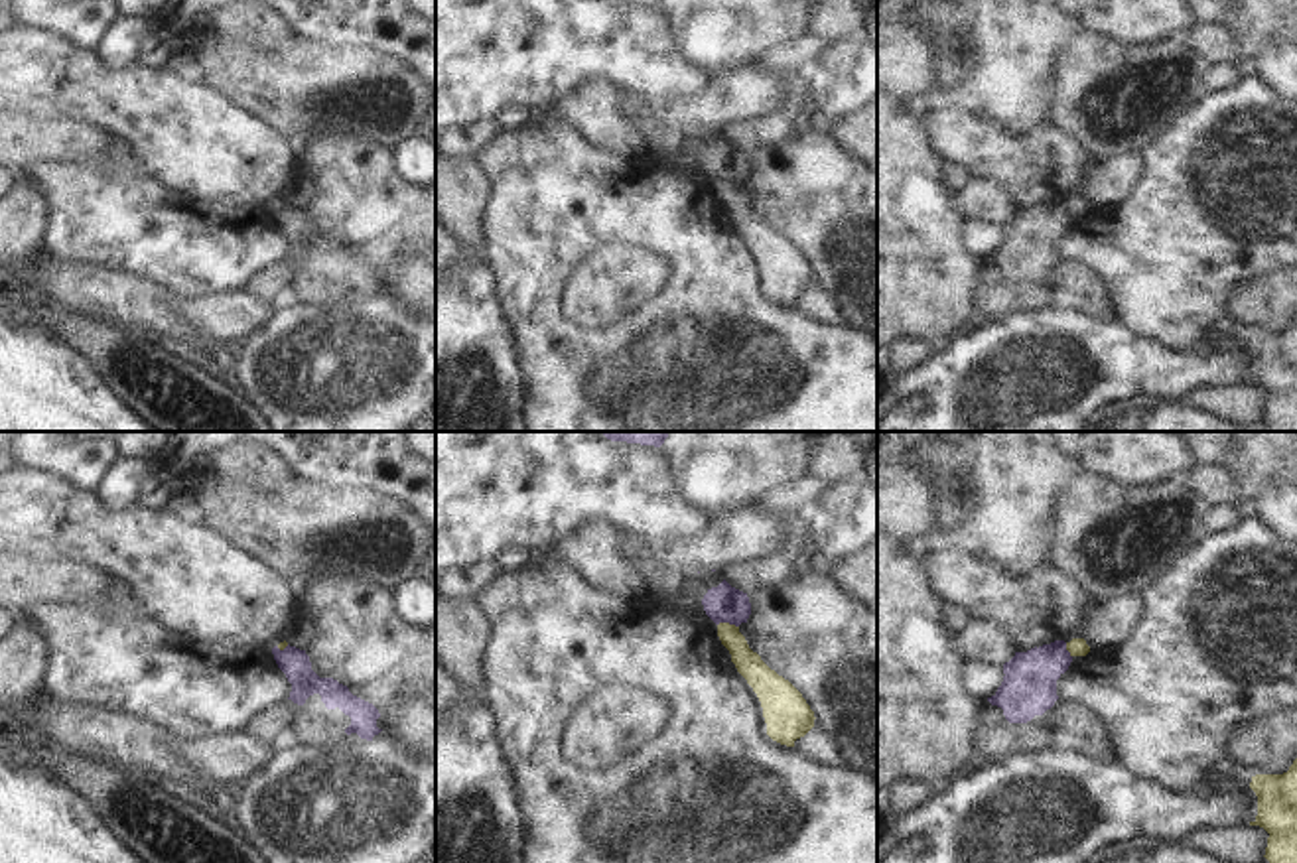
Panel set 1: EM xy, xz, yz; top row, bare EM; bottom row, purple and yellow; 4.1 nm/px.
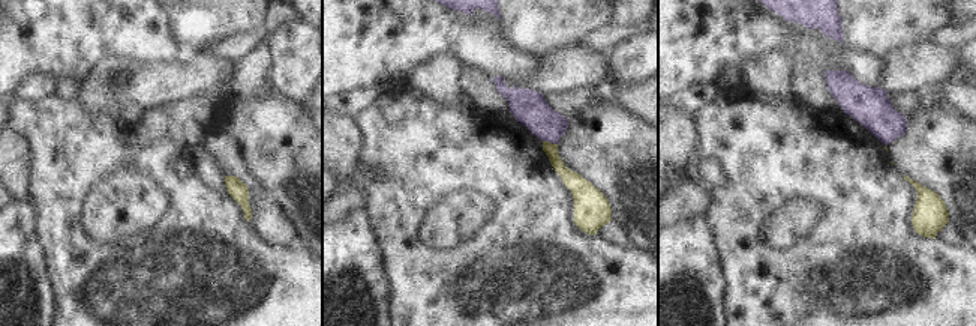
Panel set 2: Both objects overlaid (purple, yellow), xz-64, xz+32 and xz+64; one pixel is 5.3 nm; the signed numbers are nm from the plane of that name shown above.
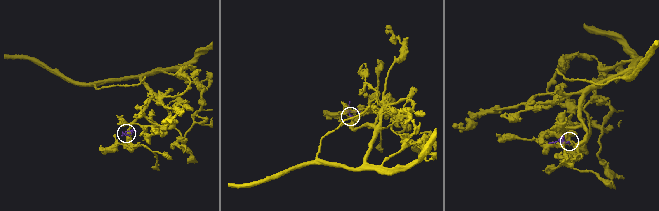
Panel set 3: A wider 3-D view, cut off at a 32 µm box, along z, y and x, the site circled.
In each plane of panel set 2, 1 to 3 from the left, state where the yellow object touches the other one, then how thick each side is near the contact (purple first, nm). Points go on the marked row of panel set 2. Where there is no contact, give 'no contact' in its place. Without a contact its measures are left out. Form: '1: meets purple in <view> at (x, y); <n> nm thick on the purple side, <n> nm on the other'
1: no contact
2: meets purple in xz+32 at (550, 141); 180 nm thick on the purple side, 100 nm on the other
3: no contact

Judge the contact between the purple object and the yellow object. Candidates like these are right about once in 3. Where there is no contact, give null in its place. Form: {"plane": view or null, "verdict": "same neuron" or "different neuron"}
{"plane": "xz", "verdict": "different neuron"}

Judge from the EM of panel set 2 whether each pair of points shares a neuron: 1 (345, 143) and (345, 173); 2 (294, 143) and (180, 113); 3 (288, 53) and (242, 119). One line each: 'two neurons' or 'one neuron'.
1: one neuron
2: two neurons
3: two neurons

